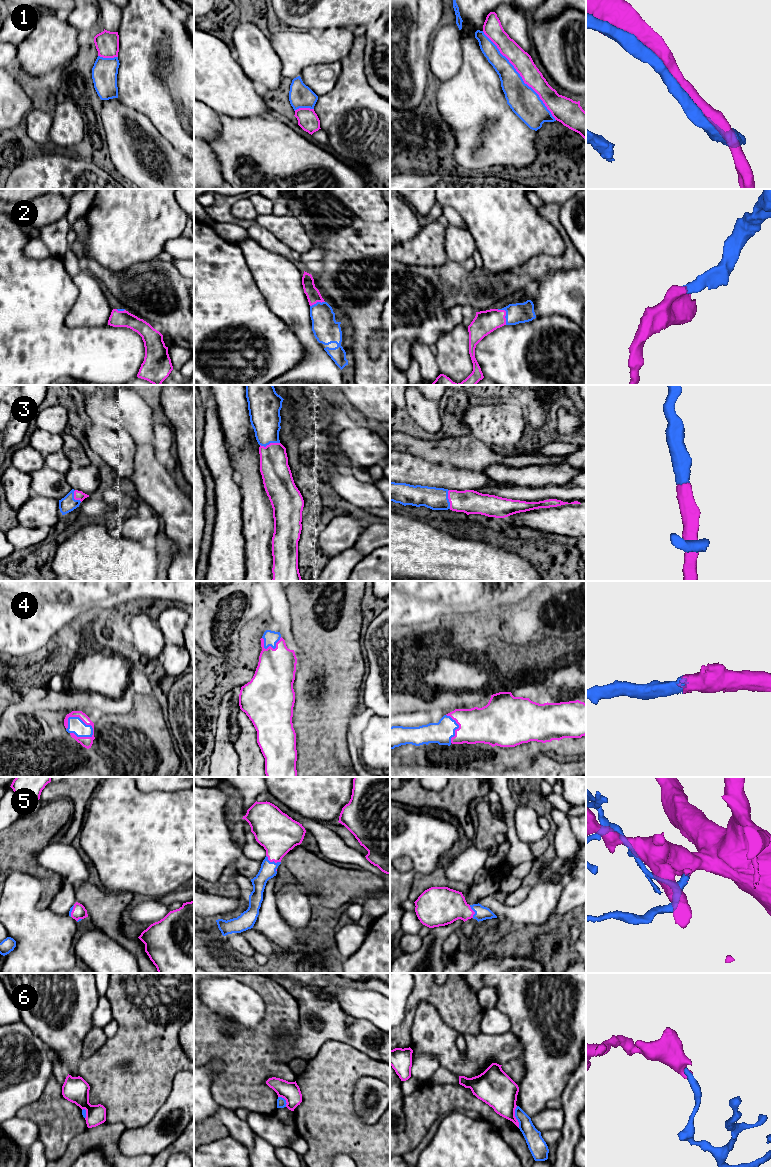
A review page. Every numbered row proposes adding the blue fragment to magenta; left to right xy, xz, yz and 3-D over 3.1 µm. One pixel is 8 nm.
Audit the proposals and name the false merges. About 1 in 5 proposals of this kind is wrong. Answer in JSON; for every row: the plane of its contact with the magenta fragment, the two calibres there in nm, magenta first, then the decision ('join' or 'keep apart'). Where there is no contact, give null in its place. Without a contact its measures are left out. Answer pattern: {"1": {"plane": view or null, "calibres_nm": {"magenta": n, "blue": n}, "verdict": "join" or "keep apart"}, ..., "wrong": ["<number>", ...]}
{"1": {"plane": "yz", "calibres_nm": {"magenta": 160, "blue": 240}, "verdict": "join"}, "2": {"plane": "yz", "calibres_nm": {"magenta": 190, "blue": 160}, "verdict": "join"}, "3": {"plane": "xz", "calibres_nm": {"magenta": 240, "blue": 240}, "verdict": "join"}, "4": {"plane": "xy", "calibres_nm": {"magenta": 90, "blue": 130}, "verdict": "join"}, "5": {"plane": "xz", "calibres_nm": {"magenta": 320, "blue": 130}, "verdict": "join"}, "6": {"plane": "yz", "calibres_nm": {"magenta": 280, "blue": 140}, "verdict": "keep apart"}, "wrong": ["6"]}

